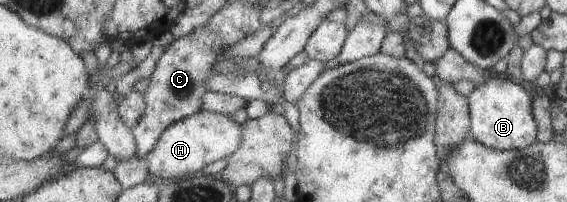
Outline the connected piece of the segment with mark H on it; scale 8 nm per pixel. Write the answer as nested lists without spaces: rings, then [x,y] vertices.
[[[204,110],[167,129],[159,145],[147,157],[150,176],[161,182],[175,182],[202,175],[214,161],[228,161],[242,147],[243,141],[243,127],[232,116]]]

